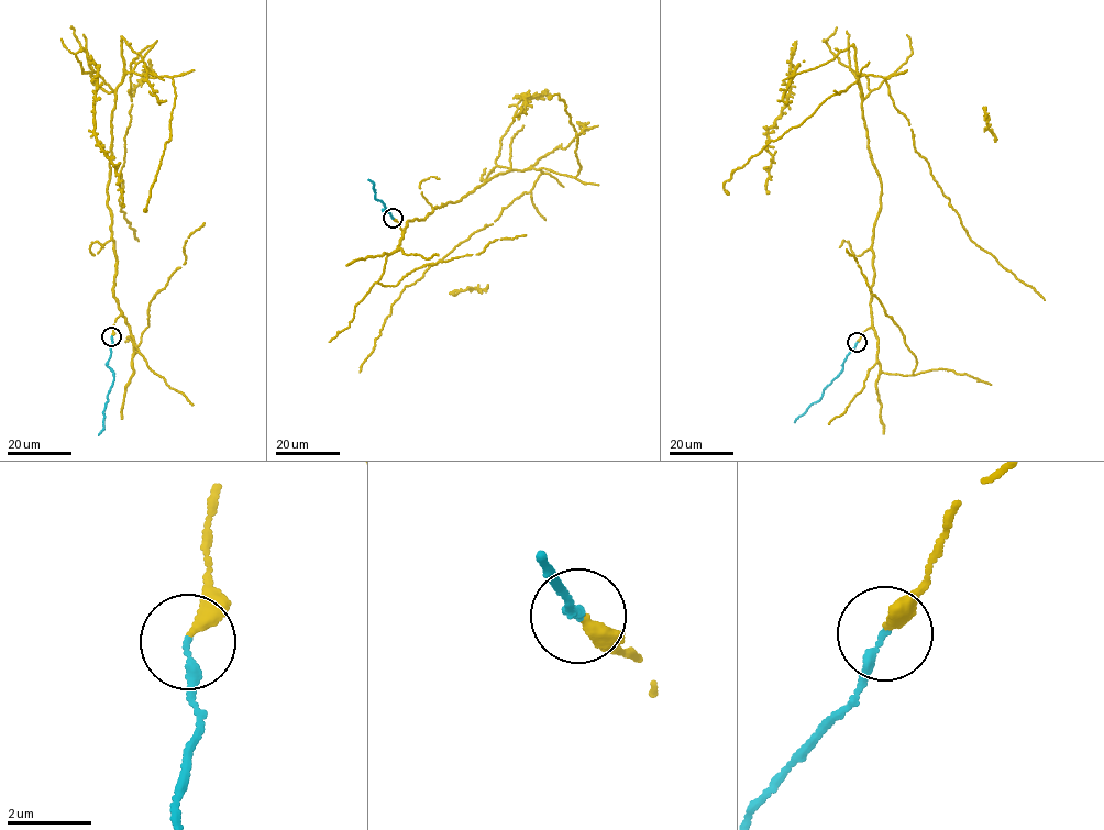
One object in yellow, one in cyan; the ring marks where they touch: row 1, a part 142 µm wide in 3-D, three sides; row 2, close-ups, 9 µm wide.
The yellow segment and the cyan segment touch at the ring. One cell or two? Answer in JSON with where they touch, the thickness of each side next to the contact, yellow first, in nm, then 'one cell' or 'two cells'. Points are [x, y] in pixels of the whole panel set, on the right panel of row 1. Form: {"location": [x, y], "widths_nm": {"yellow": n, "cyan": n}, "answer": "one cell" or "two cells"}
{"location": [857, 342], "widths_nm": {"yellow": 340, "cyan": 200}, "answer": "one cell"}

